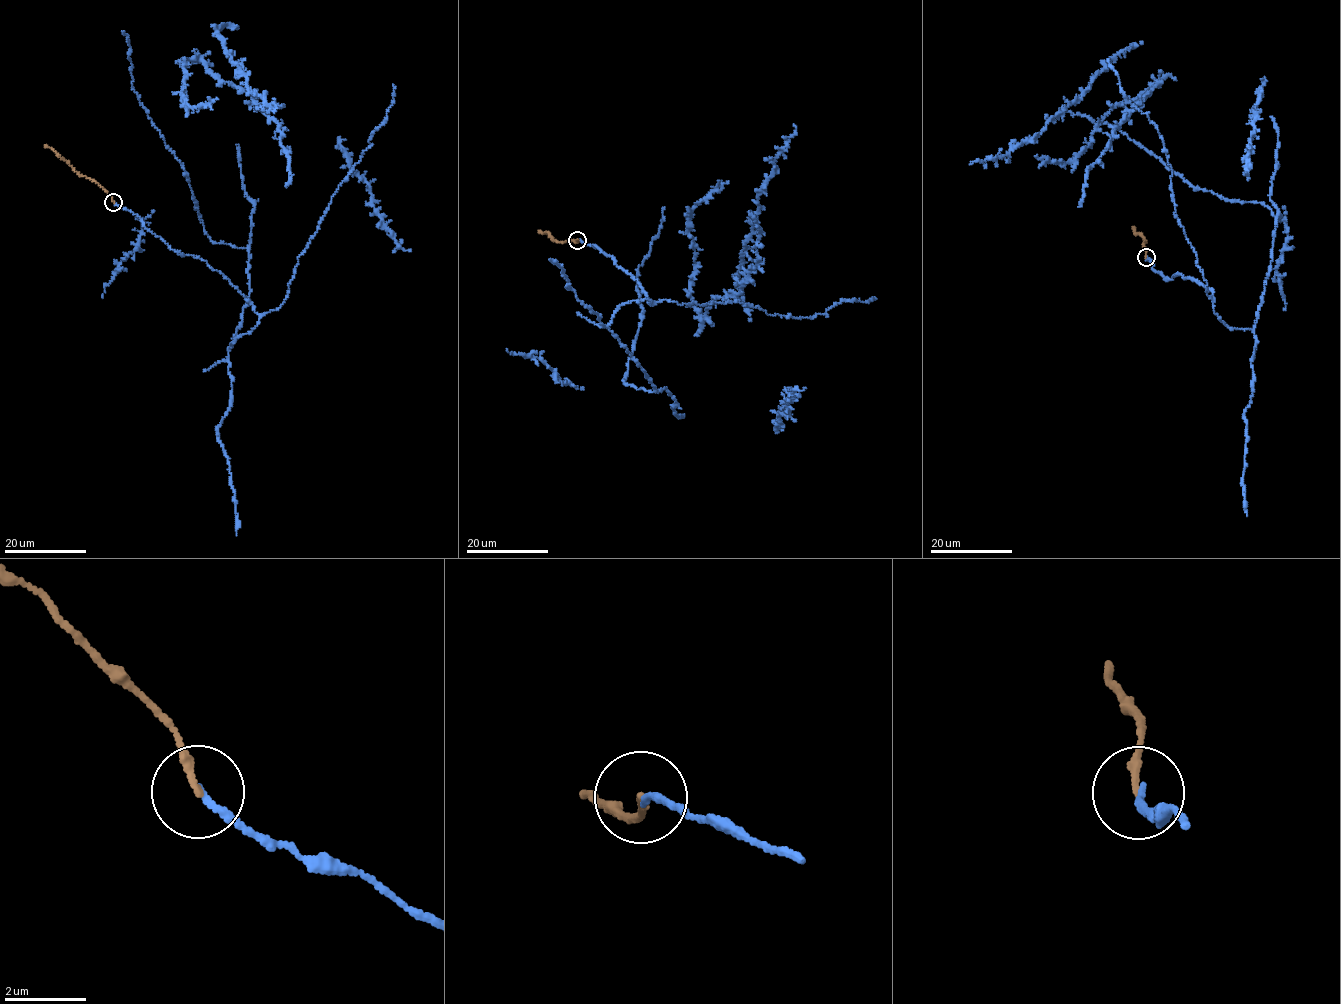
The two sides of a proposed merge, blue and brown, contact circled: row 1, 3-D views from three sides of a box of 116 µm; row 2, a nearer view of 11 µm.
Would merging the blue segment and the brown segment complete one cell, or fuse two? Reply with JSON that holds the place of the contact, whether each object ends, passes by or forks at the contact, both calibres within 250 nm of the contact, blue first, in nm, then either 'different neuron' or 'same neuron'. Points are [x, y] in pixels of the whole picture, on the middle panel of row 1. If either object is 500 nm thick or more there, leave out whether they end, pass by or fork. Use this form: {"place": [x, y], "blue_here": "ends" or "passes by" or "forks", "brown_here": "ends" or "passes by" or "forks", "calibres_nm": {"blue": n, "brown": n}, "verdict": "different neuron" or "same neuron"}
{"place": [577, 240], "blue_here": "ends", "brown_here": "ends", "calibres_nm": {"blue": 140, "brown": 180}, "verdict": "same neuron"}

